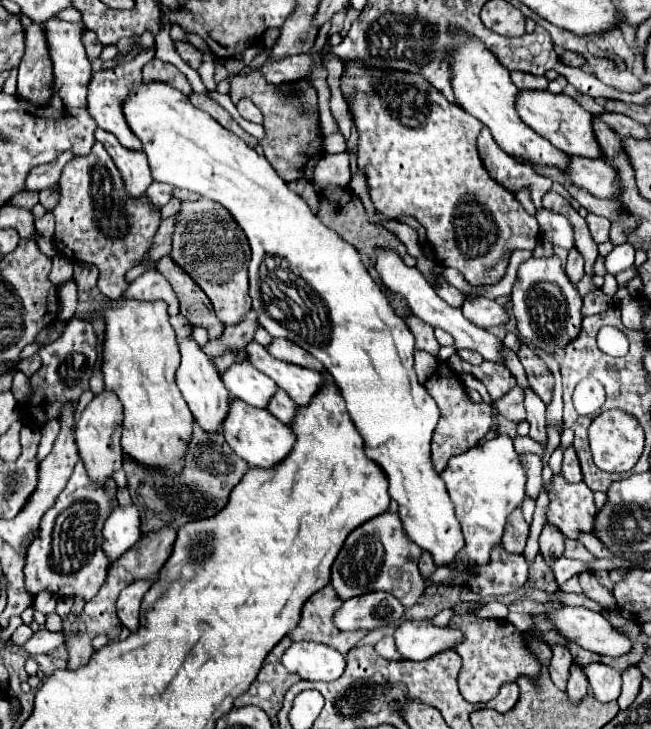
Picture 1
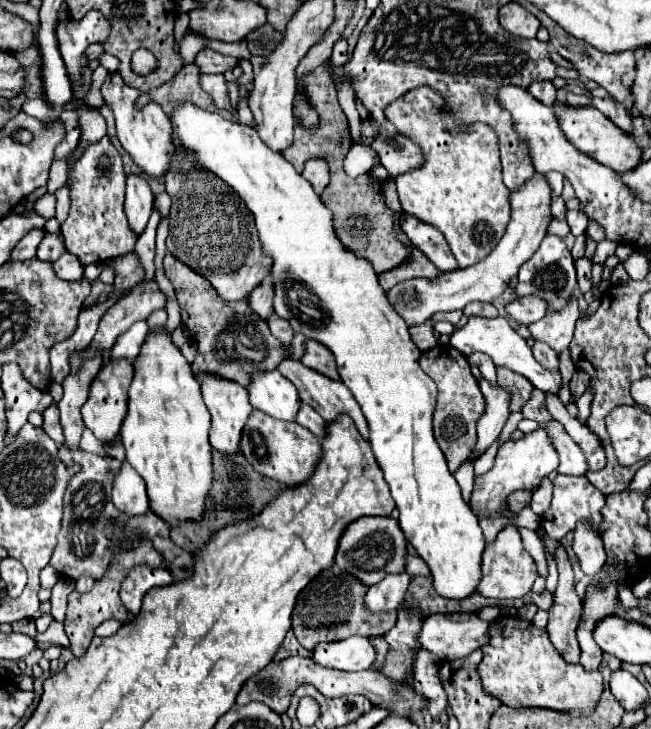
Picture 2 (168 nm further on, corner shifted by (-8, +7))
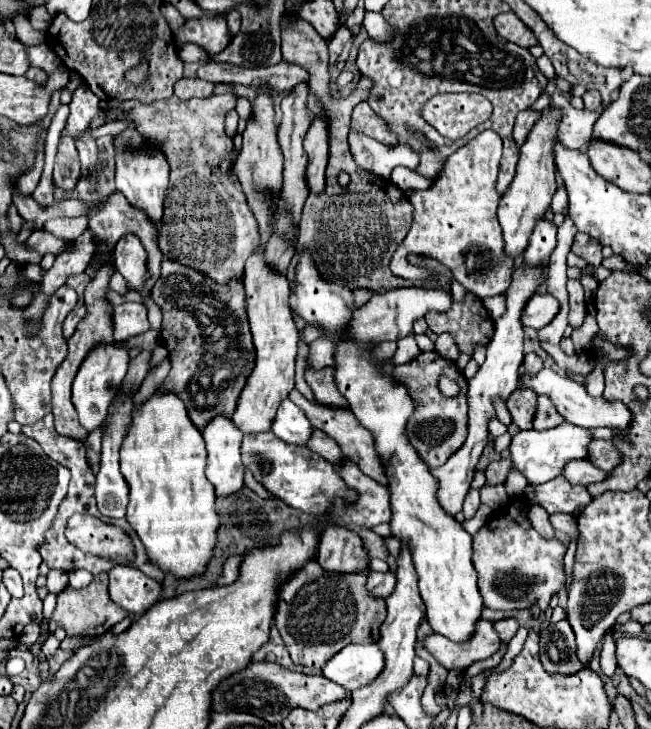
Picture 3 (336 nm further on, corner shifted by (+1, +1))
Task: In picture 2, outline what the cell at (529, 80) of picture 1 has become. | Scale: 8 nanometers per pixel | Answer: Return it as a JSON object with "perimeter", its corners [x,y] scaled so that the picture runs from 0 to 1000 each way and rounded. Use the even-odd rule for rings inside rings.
{"perimeter":[[[816,112],[813,121],[810,121],[828,140],[846,145],[853,140],[853,129],[856,129],[856,121],[849,118],[849,112]]]}

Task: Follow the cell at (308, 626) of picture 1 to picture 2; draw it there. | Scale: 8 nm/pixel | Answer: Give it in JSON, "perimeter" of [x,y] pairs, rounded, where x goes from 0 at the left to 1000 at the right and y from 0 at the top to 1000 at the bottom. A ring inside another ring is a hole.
{"perimeter":[[[518,776],[496,782],[462,815],[456,823],[456,831],[450,837],[450,867],[459,878],[459,883],[472,892],[481,892],[490,881],[515,881],[530,878],[536,872],[588,872],[594,870],[607,853],[610,840],[591,842],[573,842],[558,831],[564,804],[548,798],[539,787],[524,785]]]}

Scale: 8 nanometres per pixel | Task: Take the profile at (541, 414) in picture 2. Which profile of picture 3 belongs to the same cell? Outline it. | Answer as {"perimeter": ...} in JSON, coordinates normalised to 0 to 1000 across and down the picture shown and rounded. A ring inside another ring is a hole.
{"perimeter":[[[826,543],[826,562],[823,562],[823,573],[820,573],[820,587],[842,590],[842,587],[854,587],[863,579],[866,579],[866,573],[854,565],[854,557],[848,554],[848,549],[842,549],[842,543]]]}

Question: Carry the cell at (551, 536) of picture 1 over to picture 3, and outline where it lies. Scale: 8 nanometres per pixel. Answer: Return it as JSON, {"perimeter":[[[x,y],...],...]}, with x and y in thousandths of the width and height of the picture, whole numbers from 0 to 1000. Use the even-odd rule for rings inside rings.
{"perimeter":[[[860,850],[857,856],[845,856],[829,870],[829,905],[842,925],[885,925],[897,916],[885,900],[882,867],[873,850]]]}

